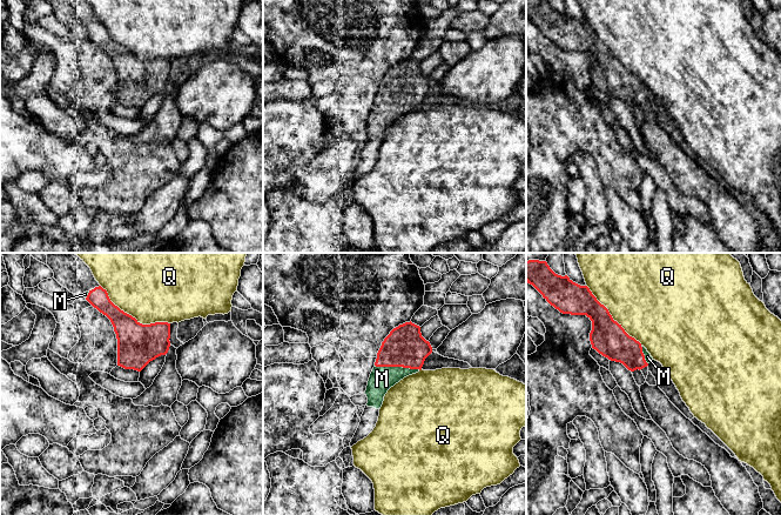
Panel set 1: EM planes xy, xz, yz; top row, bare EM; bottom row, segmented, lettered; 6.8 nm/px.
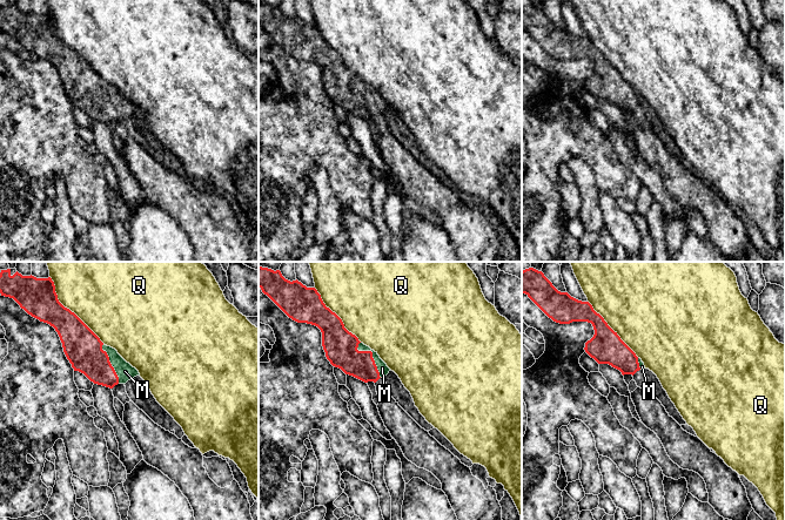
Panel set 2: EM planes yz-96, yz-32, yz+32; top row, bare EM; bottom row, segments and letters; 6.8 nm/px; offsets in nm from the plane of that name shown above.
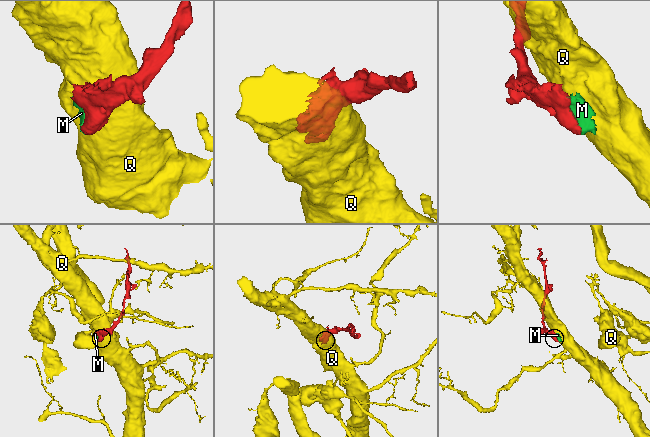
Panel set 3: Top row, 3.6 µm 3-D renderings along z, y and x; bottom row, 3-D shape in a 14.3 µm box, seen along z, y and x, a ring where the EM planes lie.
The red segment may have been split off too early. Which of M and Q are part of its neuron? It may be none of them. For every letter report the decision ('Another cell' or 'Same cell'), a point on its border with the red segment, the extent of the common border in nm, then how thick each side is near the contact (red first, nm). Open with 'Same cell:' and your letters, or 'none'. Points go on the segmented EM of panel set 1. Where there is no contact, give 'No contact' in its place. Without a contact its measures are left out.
Same cell: M
M: Same cell. Touches red at xz (397, 366). Shared border 320 nm. Thickness 280 nm (red) against 170 nm
Q: Another cell. Touches red at xy (132, 316). Shared border 550 nm. Thickness 280 nm (red) against 500 nm

